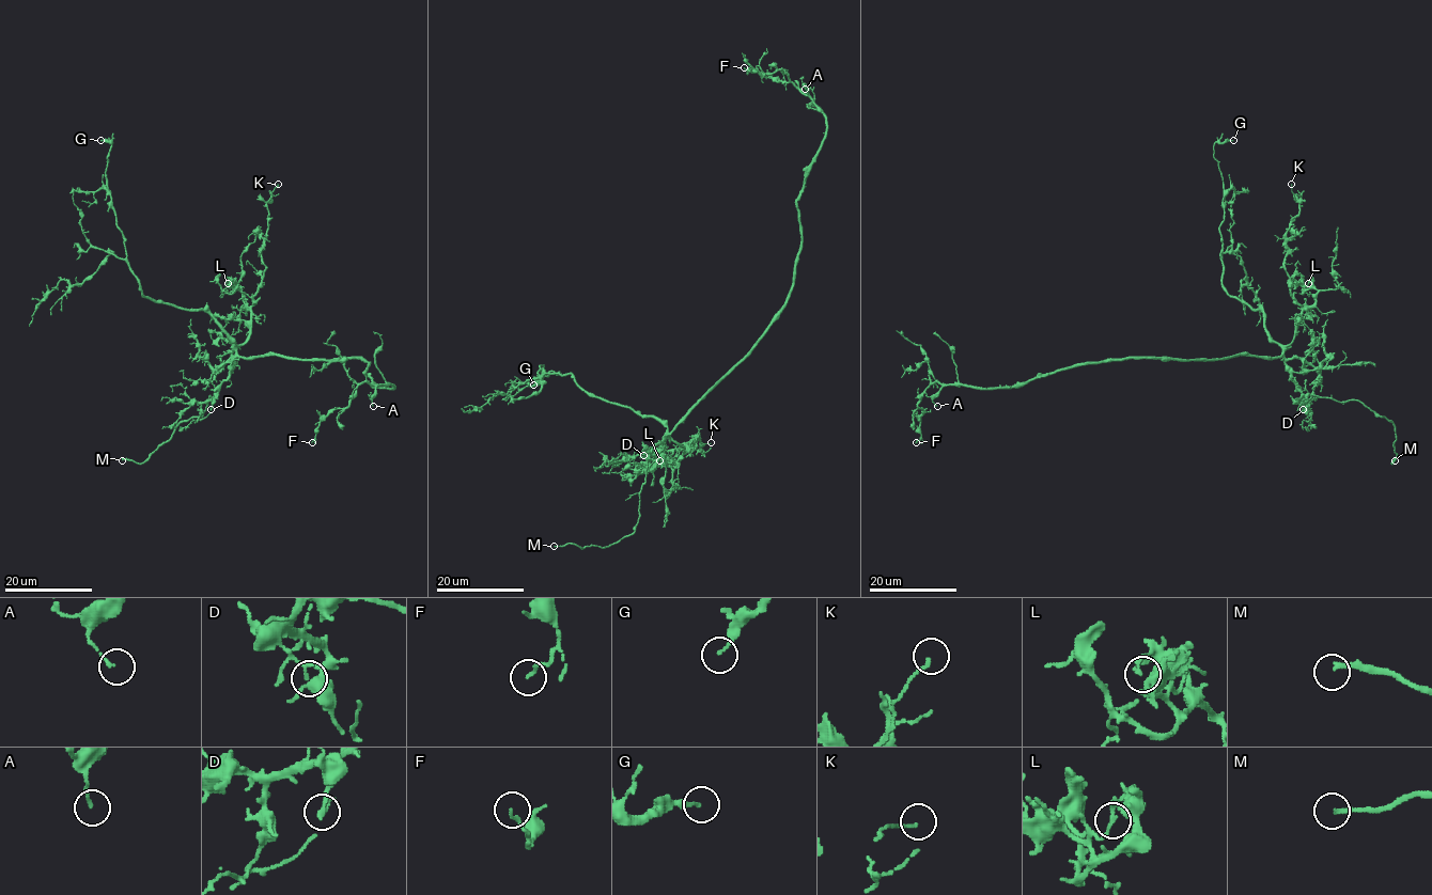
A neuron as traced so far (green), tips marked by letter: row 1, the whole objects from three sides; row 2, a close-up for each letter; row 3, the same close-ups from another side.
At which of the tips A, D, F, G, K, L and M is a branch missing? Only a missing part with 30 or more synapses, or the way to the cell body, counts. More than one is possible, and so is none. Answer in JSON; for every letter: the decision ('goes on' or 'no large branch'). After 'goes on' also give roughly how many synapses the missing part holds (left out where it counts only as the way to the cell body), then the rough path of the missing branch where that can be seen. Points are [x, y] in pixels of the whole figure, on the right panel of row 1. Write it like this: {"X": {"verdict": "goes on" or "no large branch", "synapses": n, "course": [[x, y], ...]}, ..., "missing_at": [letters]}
{"A": {"verdict": "no large branch"}, "D": {"verdict": "no large branch"}, "F": {"verdict": "no large branch"}, "G": {"verdict": "no large branch"}, "K": {"verdict": "no large branch"}, "L": {"verdict": "no large branch"}, "M": {"verdict": "goes on", "course": [[1395, 460], [1396, 497], [1419, 511]]}, "missing_at": ["M"]}

